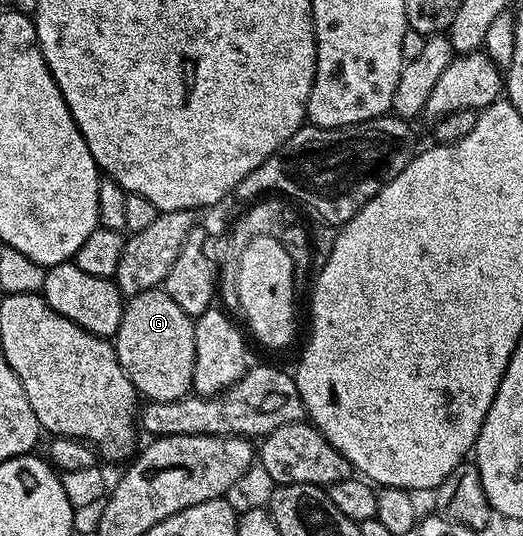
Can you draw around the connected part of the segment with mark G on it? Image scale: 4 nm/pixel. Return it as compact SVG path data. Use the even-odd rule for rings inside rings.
M162 290L139 292L137 296L133 296L127 301L122 314L122 322L114 337L114 347L122 370L126 370L130 382L145 401L174 402L192 392L192 375L196 357L195 329L193 317L187 316L182 310L182 306L178 306L178 302L174 302L174 298L170 298Z

